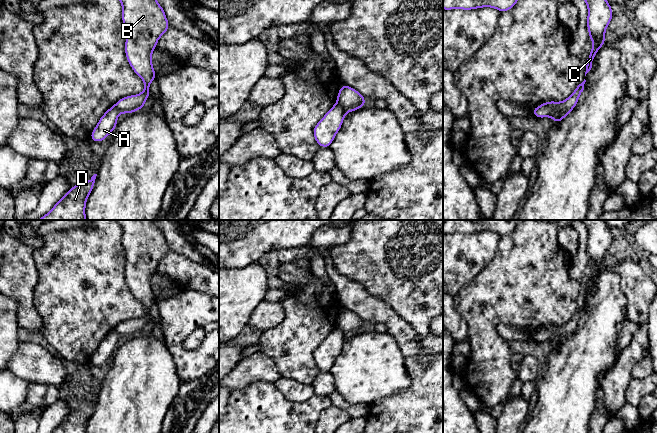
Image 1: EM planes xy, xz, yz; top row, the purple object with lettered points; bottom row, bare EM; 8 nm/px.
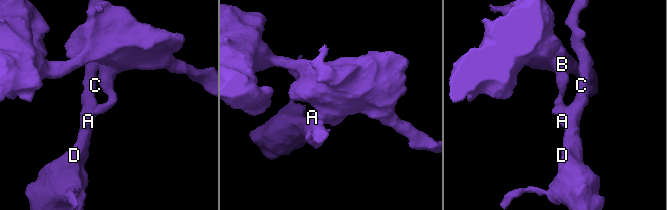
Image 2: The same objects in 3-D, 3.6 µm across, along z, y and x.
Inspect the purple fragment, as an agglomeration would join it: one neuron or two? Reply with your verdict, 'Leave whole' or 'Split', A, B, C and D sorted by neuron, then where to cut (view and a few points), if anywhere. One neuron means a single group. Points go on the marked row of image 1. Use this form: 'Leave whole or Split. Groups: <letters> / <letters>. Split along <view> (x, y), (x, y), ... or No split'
Split. Groups: A C D / B. Split along yz (558, 102), (547, 116)

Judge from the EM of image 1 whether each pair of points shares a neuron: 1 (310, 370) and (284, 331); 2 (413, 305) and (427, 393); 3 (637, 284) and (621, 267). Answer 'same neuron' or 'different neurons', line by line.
1: same neuron
2: different neurons
3: same neuron

